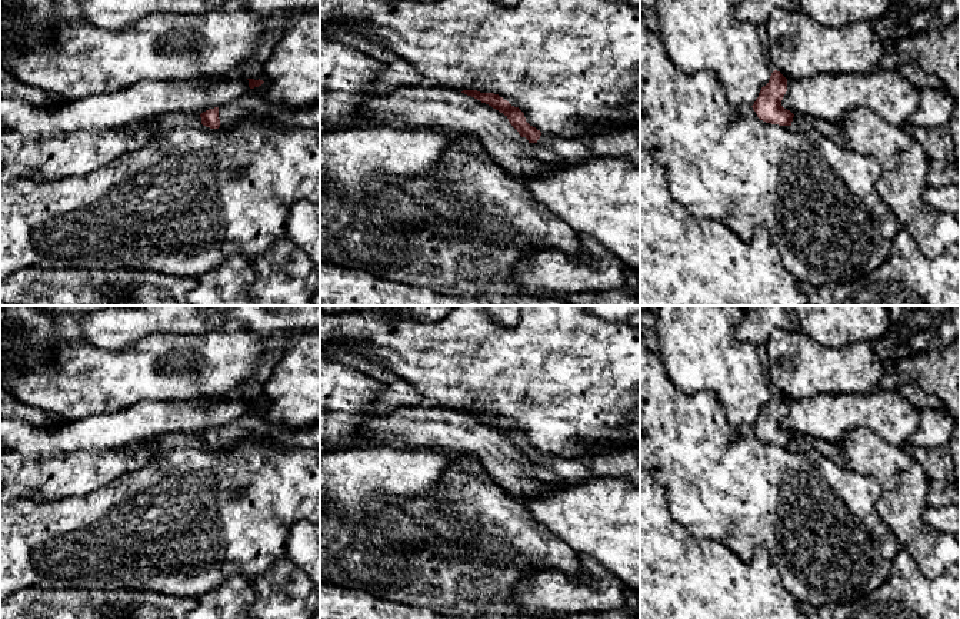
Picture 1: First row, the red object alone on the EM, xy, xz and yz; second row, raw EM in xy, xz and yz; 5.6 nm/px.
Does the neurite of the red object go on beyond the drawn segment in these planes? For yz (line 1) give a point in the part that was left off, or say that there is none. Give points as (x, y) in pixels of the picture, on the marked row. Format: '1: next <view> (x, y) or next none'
1: next none

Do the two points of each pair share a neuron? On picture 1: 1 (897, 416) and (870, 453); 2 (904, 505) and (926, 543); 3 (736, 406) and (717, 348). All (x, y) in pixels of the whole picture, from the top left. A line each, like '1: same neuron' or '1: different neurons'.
1: different neurons
2: same neuron
3: same neuron

